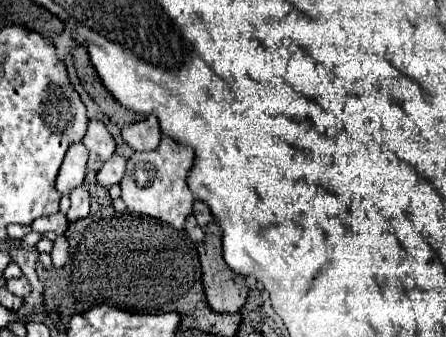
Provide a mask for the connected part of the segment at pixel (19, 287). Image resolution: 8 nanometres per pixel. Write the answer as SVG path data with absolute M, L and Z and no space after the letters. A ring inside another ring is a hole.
M19 277L19 279L9 279L7 281L7 289L13 293L13 295L19 295L19 297L27 297L31 293L31 285L27 281L27 277Z

